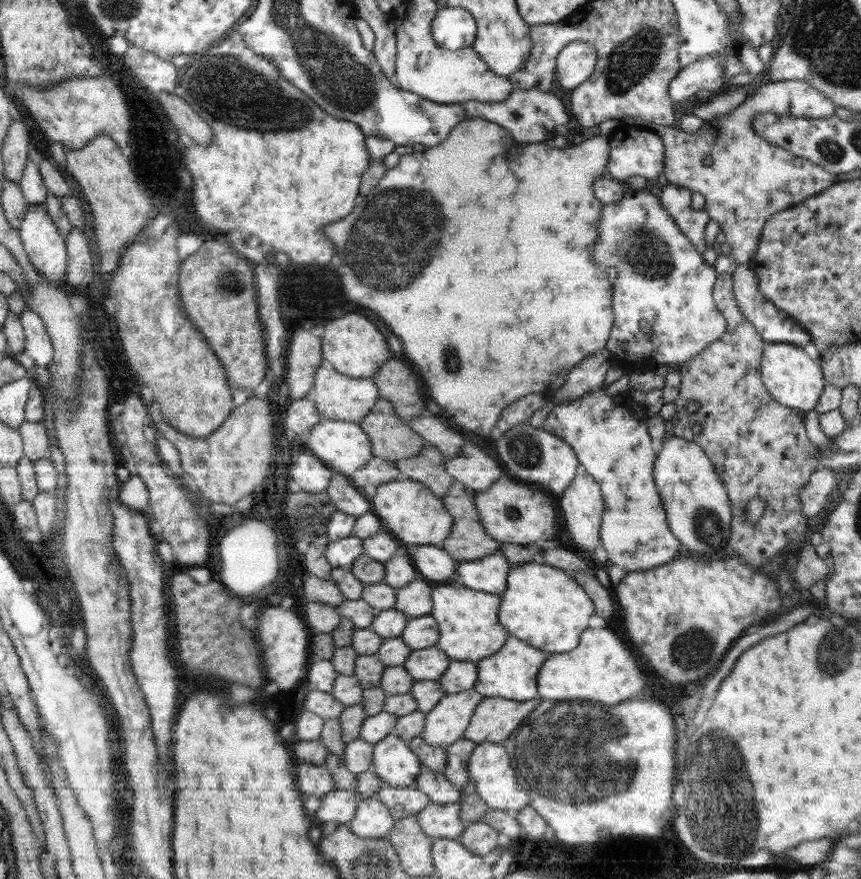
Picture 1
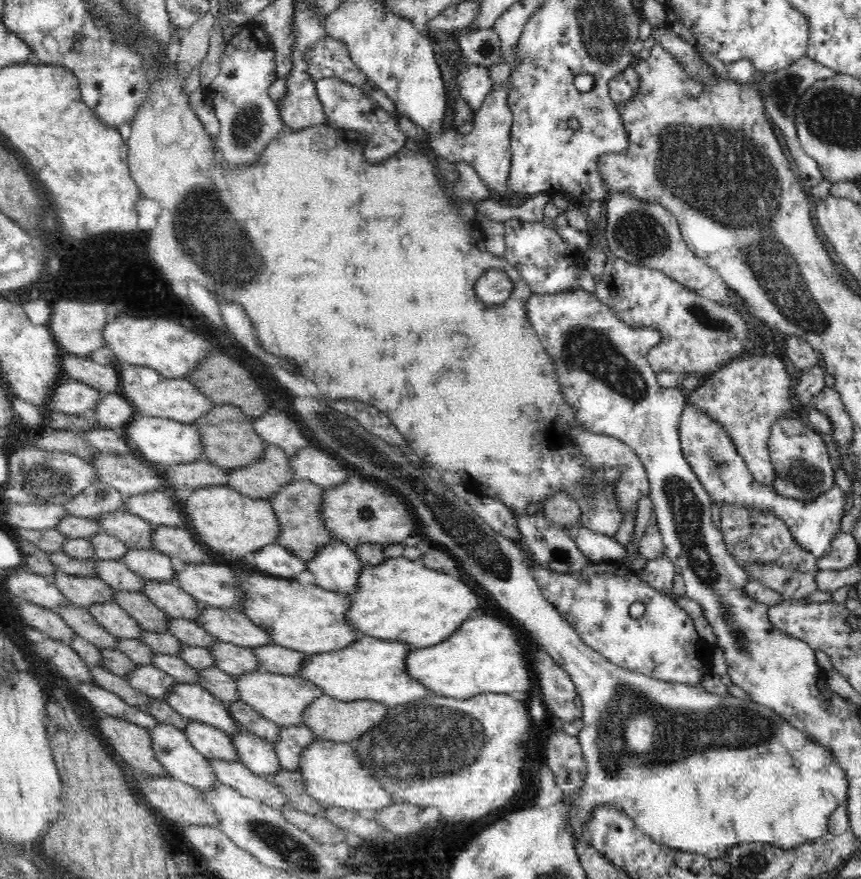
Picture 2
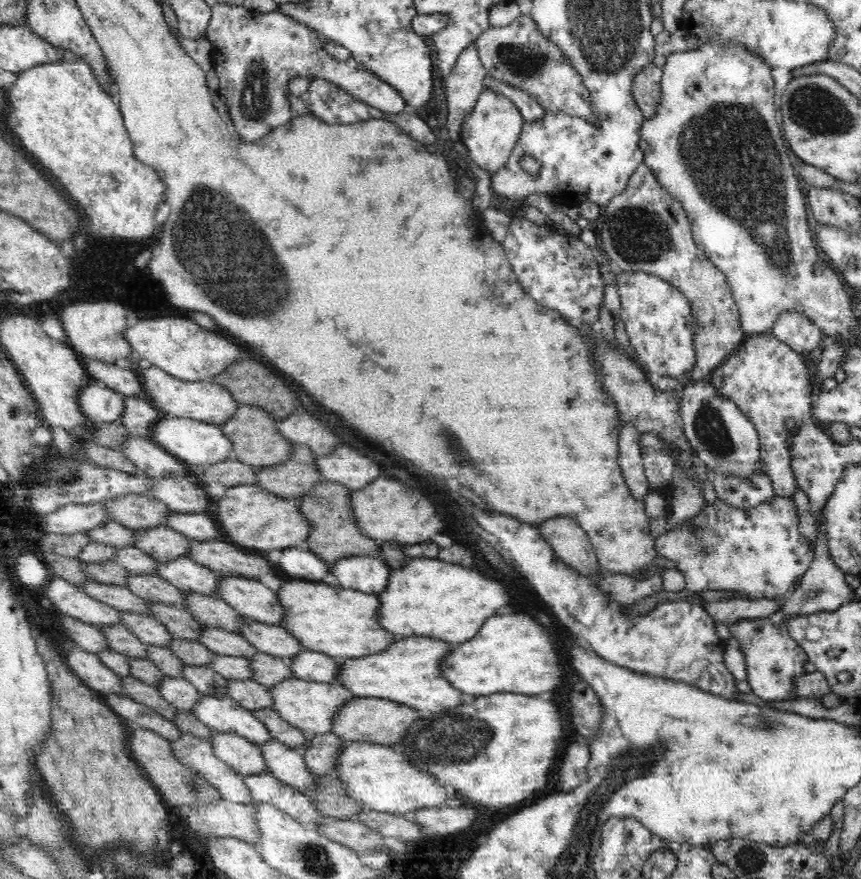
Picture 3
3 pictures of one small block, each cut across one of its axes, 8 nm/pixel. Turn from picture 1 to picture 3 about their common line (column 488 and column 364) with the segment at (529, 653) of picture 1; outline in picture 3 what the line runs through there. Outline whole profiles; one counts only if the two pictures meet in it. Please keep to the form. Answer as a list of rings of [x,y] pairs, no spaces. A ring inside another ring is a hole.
[[[427,636],[401,637],[396,639],[384,652],[370,654],[362,658],[340,659],[337,681],[347,688],[354,697],[372,697],[386,699],[403,704],[425,714],[446,712],[462,704],[462,692],[456,690],[442,675],[440,661],[446,654],[452,652],[453,645],[443,640],[428,638]]]

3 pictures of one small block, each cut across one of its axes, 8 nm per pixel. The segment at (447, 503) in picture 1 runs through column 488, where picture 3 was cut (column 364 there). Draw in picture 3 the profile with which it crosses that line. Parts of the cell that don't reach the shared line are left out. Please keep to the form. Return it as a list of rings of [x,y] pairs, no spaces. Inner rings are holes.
[[[324,480],[322,483],[316,483],[305,495],[295,499],[300,512],[310,523],[311,529],[307,538],[309,551],[328,565],[344,557],[379,556],[378,542],[364,536],[357,527],[349,505],[351,492],[352,489],[343,484]]]

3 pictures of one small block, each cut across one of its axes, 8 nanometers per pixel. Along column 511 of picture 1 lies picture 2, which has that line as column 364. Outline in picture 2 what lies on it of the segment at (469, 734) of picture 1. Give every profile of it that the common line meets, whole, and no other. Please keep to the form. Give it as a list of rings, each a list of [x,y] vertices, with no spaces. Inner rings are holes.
[[[326,694],[316,698],[302,714],[302,723],[318,739],[329,740],[339,743],[351,743],[354,738],[364,735],[372,728],[380,725],[382,718],[388,712],[388,705],[374,700],[353,700],[344,702]]]

